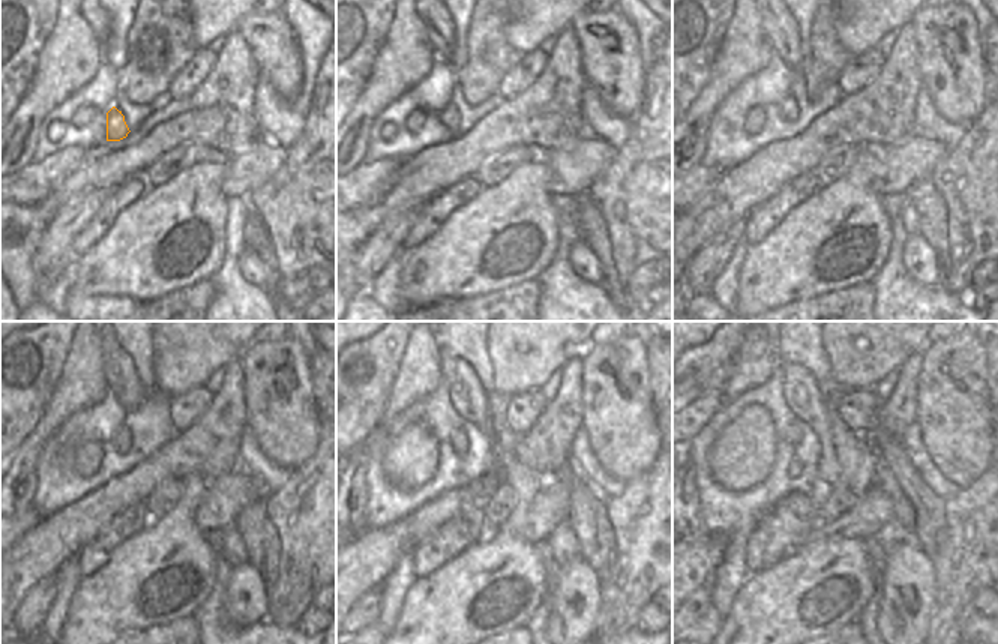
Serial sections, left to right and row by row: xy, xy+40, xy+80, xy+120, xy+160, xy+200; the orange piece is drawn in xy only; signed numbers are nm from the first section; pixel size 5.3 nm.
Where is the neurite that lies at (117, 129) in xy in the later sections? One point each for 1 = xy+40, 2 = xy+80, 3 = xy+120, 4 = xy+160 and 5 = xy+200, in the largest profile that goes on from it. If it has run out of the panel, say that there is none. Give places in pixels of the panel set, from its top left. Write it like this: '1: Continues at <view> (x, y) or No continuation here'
1: Continues at xy+40 (450, 117)
2: Continues at xy+80 (790, 111)
3: Continues at xy+120 (122, 440)
4: Continues at xy+160 (458, 440)
5: Continues at xy+200 (794, 433).

